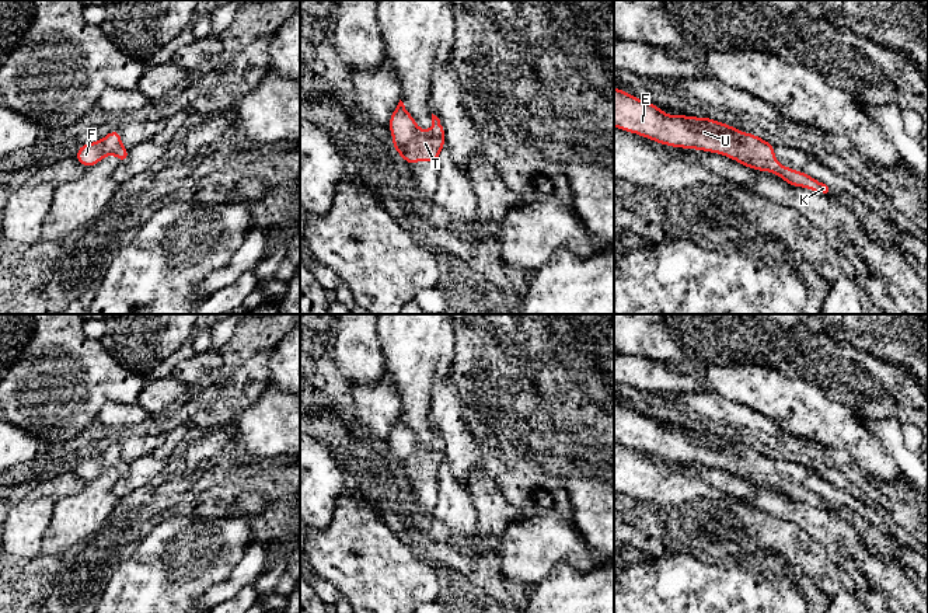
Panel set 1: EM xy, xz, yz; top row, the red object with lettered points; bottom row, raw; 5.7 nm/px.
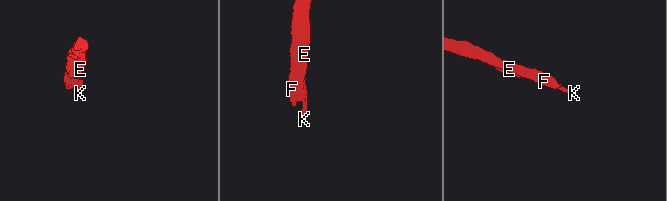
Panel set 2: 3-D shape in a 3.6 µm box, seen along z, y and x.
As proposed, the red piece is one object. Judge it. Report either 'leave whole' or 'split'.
leave whole

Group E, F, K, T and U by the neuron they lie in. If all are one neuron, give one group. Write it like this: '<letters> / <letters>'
E F K T U

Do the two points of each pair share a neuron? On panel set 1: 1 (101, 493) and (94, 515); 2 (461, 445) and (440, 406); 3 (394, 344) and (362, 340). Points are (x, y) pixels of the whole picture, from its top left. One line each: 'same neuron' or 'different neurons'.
1: same neuron
2: same neuron
3: different neurons

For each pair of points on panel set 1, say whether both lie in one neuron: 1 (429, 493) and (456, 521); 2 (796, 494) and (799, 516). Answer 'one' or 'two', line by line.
1: two
2: two

